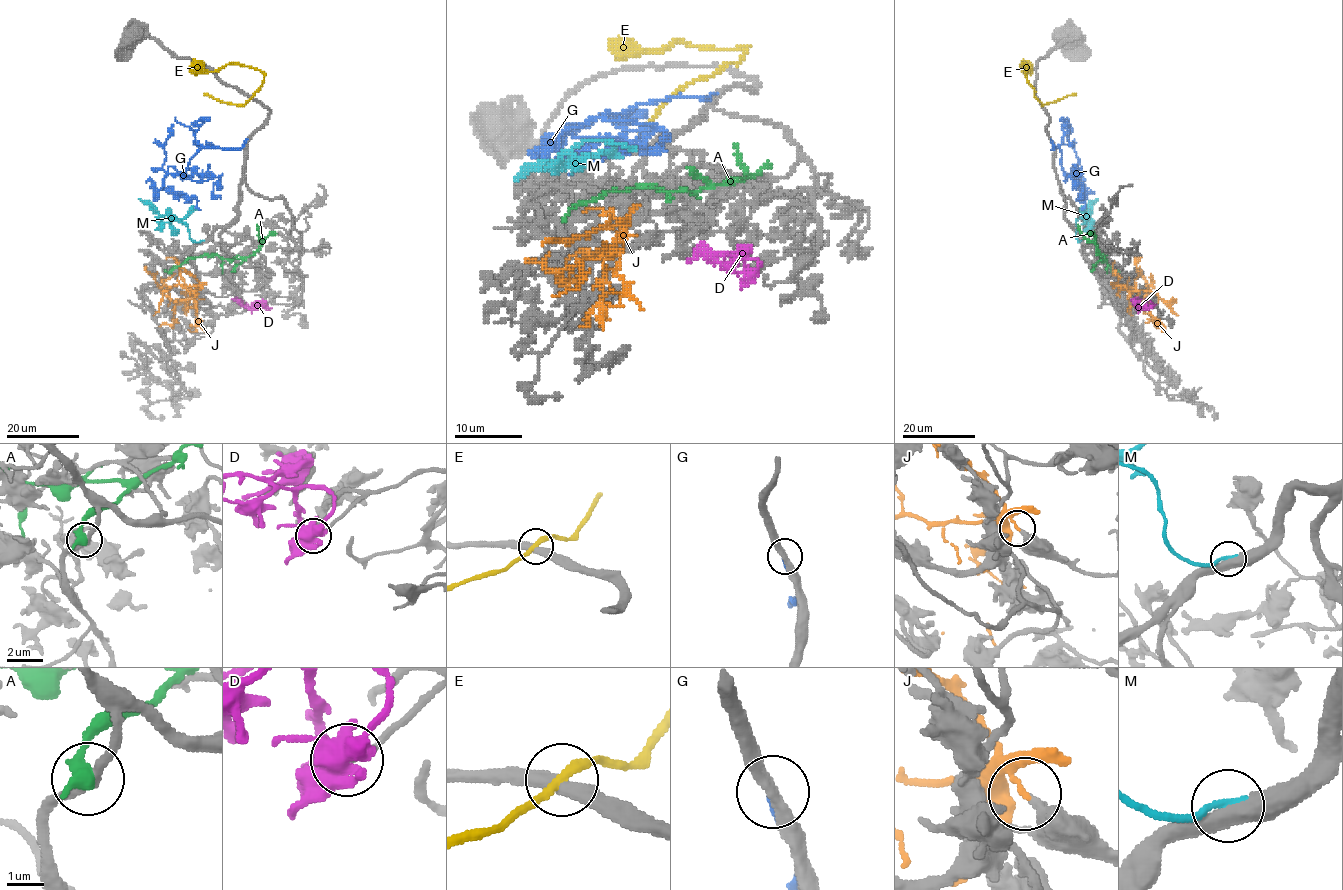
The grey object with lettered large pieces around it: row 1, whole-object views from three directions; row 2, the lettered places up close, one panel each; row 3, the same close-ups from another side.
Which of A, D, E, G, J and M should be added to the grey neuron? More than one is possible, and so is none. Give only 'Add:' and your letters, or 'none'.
Add: D, G, M

